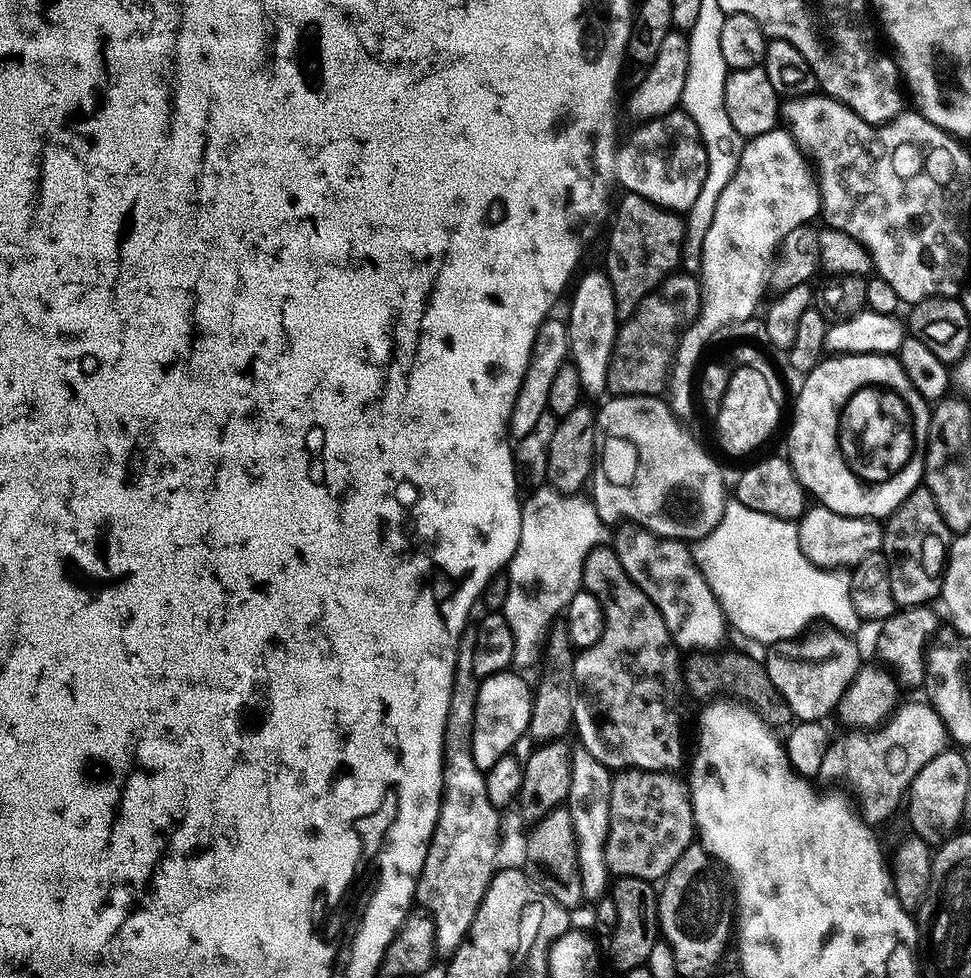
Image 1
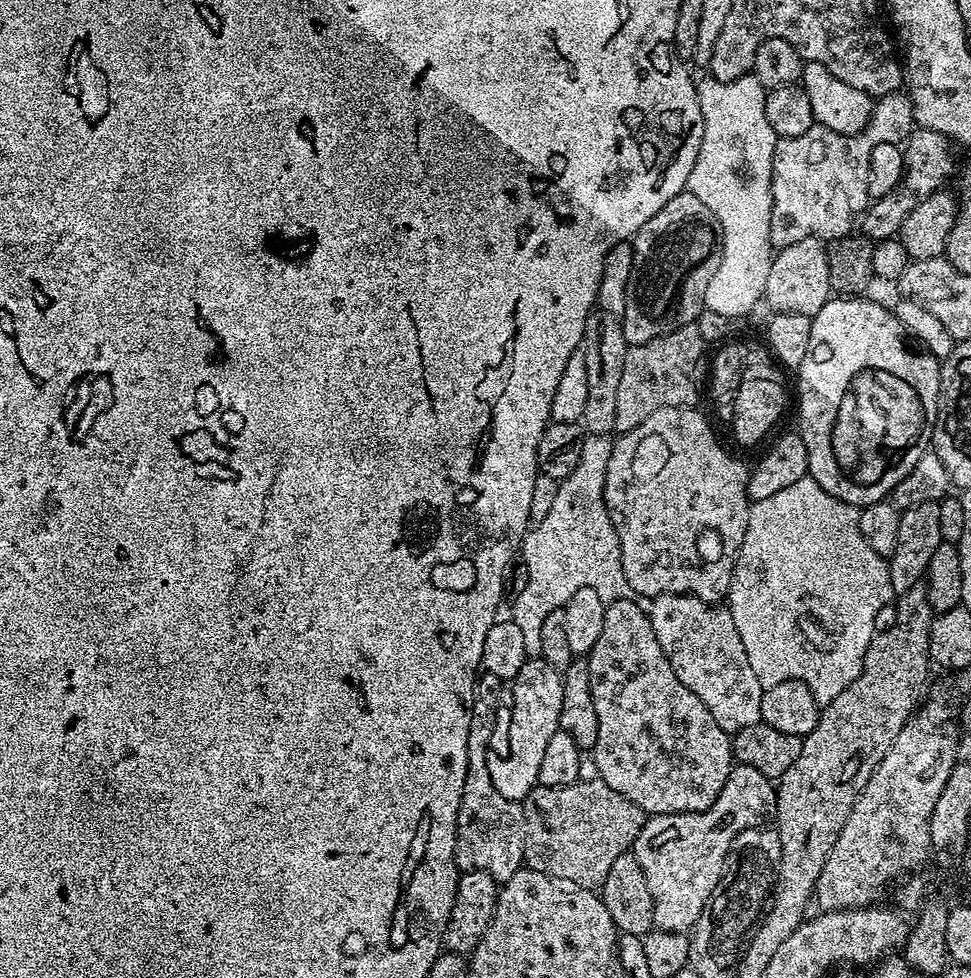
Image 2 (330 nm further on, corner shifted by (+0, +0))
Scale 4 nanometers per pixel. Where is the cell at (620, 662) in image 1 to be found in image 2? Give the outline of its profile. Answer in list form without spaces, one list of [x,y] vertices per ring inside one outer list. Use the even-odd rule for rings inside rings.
[[[625,598],[605,607],[602,634],[598,634],[598,642],[586,654],[590,694],[598,714],[598,742],[590,753],[591,759],[596,759],[595,775],[646,814],[701,812],[718,798],[730,774],[734,763],[732,742],[729,733],[718,726],[714,714],[702,706],[698,694],[678,682],[678,674],[674,674],[662,646],[658,646],[651,615],[635,602]]]

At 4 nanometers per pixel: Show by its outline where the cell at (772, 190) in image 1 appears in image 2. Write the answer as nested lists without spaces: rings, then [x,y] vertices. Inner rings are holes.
[[[897,90],[875,101],[868,125],[858,134],[843,136],[814,126],[806,134],[798,134],[798,138],[781,139],[772,163],[769,236],[773,249],[802,242],[807,236],[831,242],[849,235],[853,231],[852,219],[856,220],[870,204],[866,186],[871,151],[879,143],[899,145],[913,128],[912,102]]]

